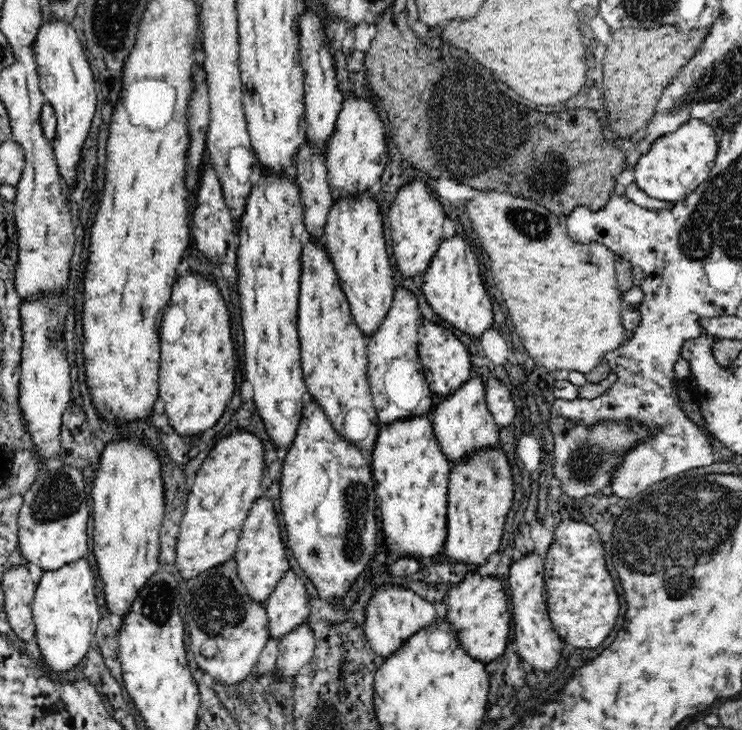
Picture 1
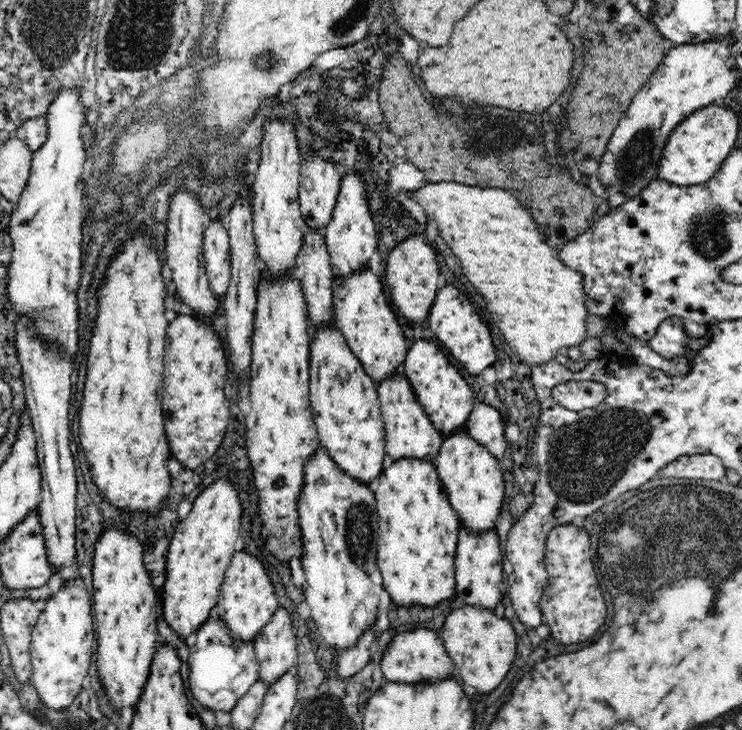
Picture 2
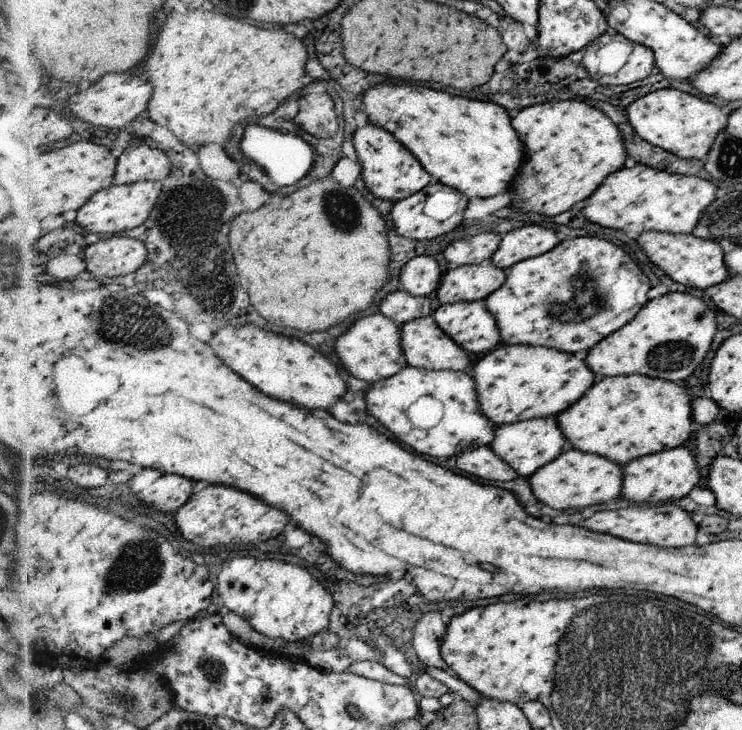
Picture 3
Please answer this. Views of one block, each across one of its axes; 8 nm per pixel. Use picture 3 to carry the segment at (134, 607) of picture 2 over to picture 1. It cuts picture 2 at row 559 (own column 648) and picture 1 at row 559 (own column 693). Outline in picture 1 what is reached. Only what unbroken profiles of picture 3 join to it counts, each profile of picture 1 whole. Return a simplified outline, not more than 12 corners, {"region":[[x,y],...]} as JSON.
{"region":[[144,442],[98,457],[93,554],[122,618],[159,570],[161,462]]}

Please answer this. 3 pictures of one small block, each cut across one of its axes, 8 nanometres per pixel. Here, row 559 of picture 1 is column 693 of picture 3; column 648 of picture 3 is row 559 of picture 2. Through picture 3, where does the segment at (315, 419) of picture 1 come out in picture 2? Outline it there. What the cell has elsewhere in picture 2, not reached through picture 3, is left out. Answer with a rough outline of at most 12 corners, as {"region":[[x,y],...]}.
{"region":[[324,447],[298,506],[304,602],[341,651],[383,580],[370,487]]}

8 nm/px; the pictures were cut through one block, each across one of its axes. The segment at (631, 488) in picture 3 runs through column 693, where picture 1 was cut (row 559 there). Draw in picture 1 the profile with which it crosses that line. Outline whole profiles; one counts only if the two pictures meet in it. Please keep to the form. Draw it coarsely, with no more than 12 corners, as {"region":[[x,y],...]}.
{"region":[[499,448],[453,467],[443,557],[477,568],[502,548],[514,496]]}

